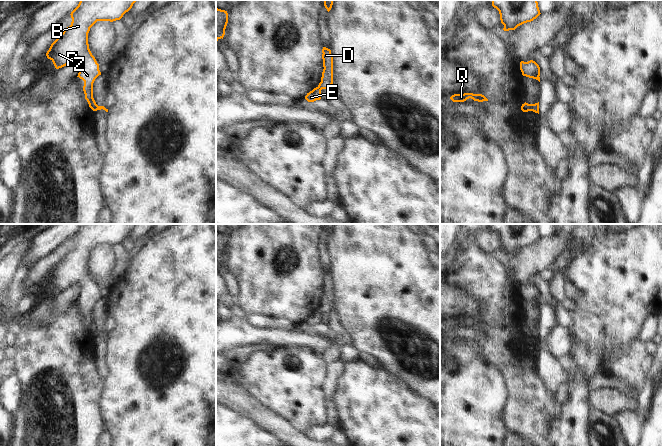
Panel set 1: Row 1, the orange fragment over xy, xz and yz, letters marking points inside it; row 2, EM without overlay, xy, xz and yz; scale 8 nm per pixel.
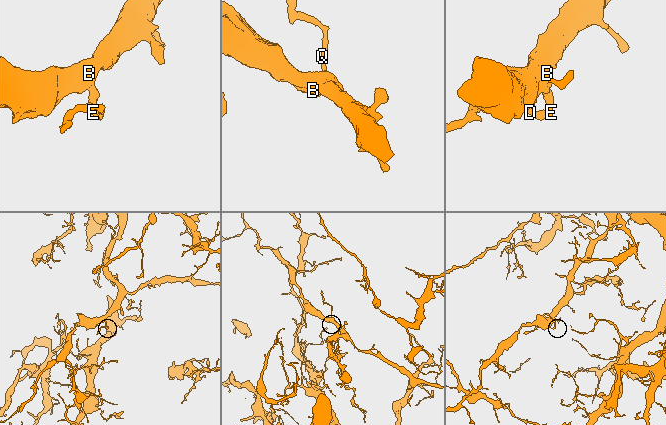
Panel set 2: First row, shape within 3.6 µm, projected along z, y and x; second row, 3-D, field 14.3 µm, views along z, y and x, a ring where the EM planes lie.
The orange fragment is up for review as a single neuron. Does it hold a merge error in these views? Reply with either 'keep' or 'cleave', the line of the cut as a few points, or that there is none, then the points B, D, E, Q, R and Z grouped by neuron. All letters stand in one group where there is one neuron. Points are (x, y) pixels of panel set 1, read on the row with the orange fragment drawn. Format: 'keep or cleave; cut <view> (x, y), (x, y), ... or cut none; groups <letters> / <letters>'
cleave; cut yz (528, 104), (529, 110); groups B E R Z / D Q

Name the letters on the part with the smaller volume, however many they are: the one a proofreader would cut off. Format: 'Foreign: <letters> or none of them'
Foreign: D, Q

